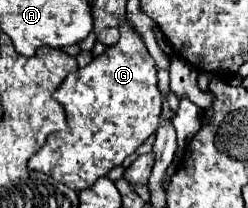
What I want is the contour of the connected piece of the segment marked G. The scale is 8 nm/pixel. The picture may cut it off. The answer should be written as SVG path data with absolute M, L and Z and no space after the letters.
M121 23L119 41L105 49L99 57L93 57L89 65L77 69L77 73L61 83L57 89L57 101L67 113L67 131L51 133L47 137L45 147L41 147L31 159L29 169L51 175L59 183L69 185L75 191L87 189L95 183L97 177L107 175L113 167L121 165L125 157L135 153L135 149L157 131L157 123L161 119L161 93L157 89L157 67L151 55L145 49L141 37L133 31L131 23Z

